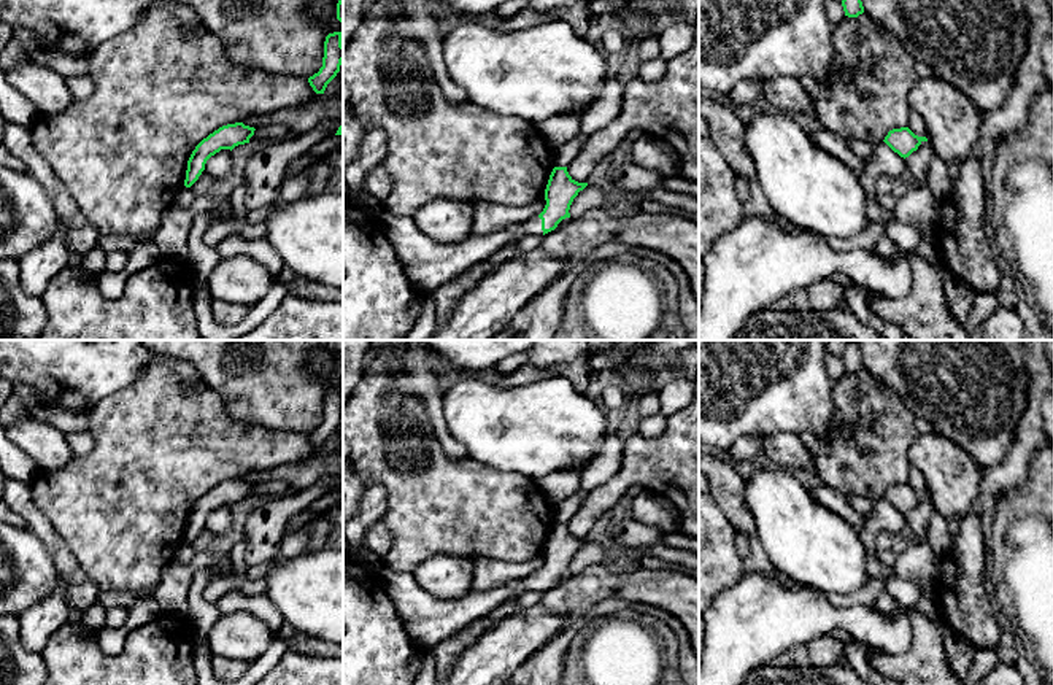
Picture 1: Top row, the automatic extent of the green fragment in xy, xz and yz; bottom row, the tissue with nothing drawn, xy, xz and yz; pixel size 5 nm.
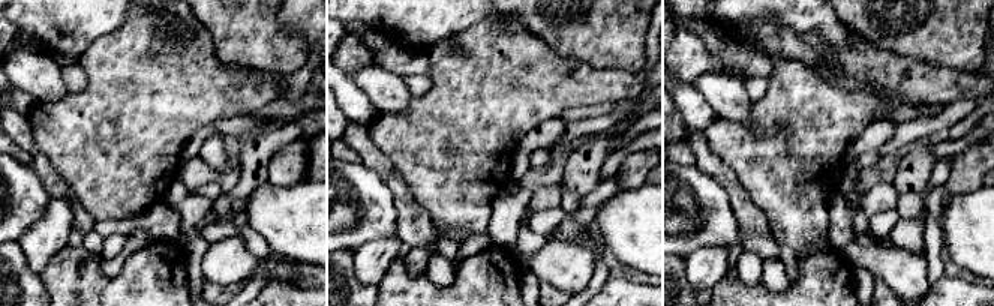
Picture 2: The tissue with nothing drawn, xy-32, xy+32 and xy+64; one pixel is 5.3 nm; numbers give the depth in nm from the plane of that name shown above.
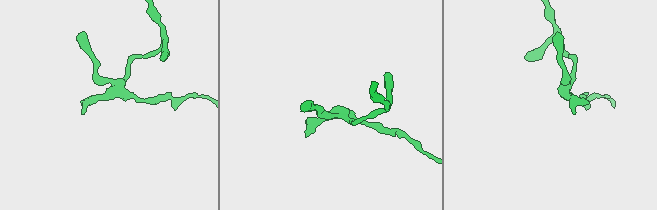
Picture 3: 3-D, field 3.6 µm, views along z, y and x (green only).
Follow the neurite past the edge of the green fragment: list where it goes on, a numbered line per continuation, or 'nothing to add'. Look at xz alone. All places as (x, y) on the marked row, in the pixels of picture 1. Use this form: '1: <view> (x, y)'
1: xz (429, 264)

